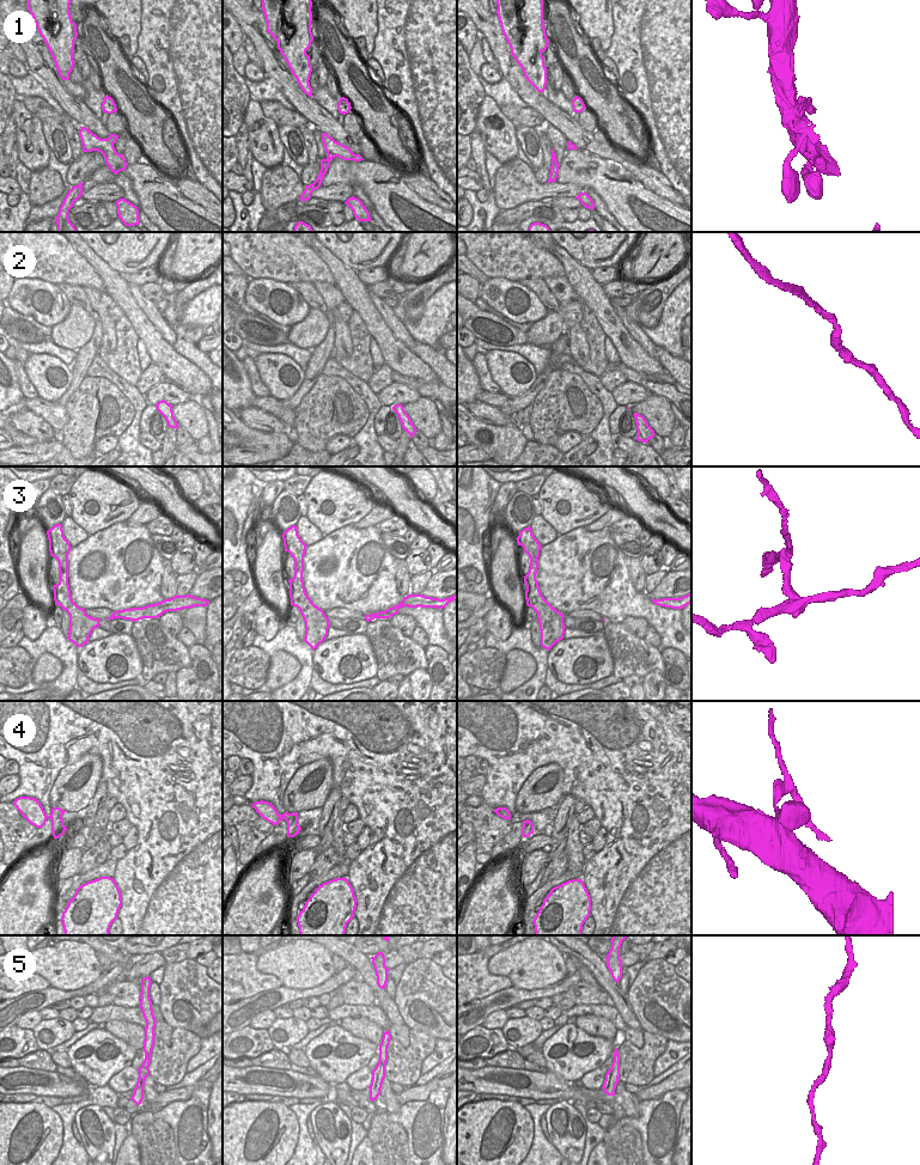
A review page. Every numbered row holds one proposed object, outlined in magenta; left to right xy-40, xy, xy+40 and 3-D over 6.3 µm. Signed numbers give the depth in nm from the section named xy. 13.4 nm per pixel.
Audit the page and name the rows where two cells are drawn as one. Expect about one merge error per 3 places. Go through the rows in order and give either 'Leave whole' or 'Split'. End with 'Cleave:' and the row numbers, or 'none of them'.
1: Split
2: Leave whole
3: Split
4: Split
5: Leave whole
Cleave: 1, 3, 4

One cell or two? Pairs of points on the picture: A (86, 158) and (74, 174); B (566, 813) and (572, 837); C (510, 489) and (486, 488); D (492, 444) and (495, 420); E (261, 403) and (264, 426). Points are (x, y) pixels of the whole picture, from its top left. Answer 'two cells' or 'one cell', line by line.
A: one cell
B: two cells
C: two cells
D: two cells
E: two cells

